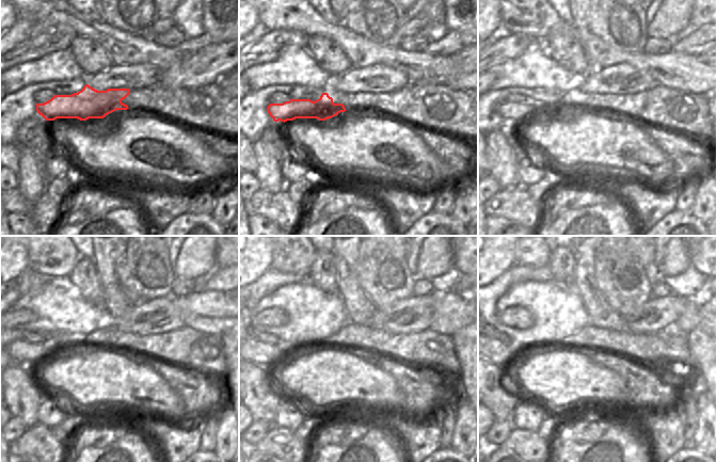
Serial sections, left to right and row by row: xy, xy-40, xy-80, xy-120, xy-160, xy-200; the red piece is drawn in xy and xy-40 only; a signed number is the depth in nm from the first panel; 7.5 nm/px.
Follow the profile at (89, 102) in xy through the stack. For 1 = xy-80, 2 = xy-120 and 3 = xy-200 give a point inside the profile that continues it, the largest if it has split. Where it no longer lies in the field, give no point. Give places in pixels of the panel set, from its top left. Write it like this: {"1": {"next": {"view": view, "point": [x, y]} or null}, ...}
{"1": {"next": {"view": "xy-80", "point": [519, 113]}}, "2": {"next": {"view": "xy-120", "point": [21, 352]}}, "3": {"next": {"view": "xy-200", "point": [502, 354]}}}

